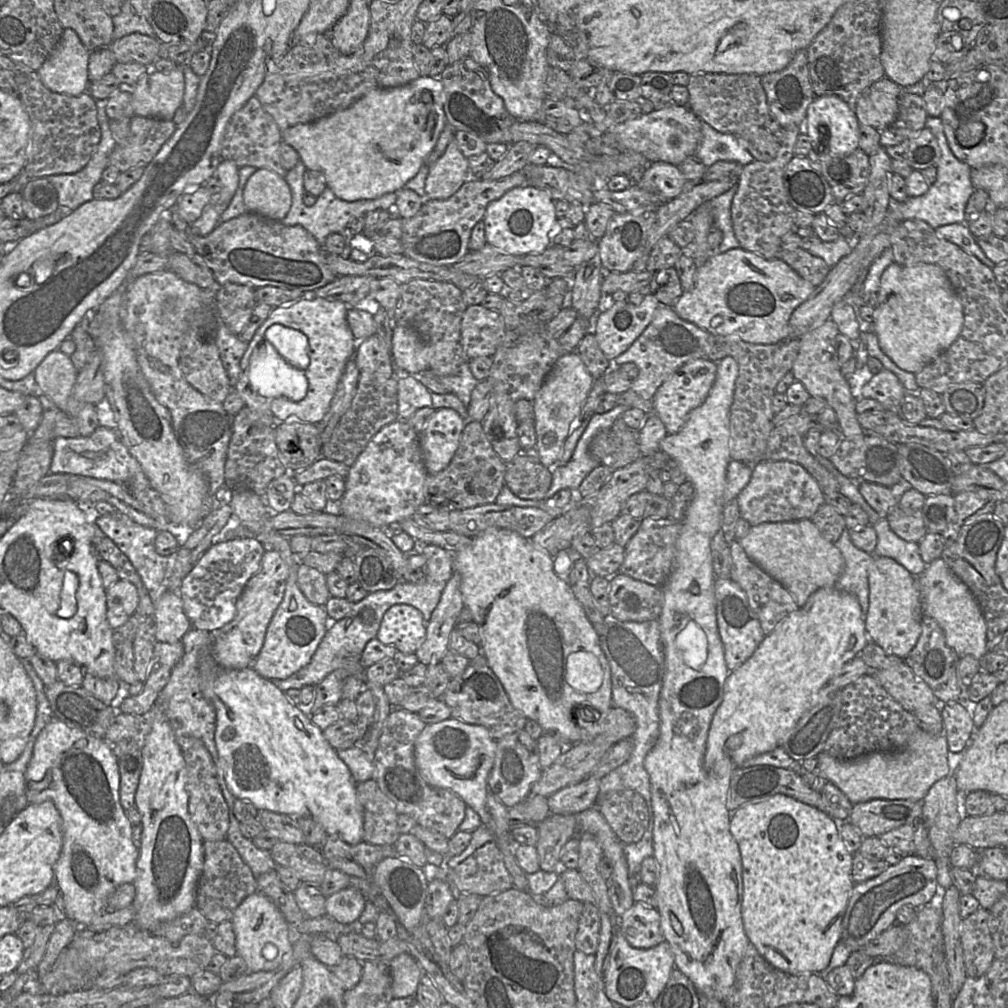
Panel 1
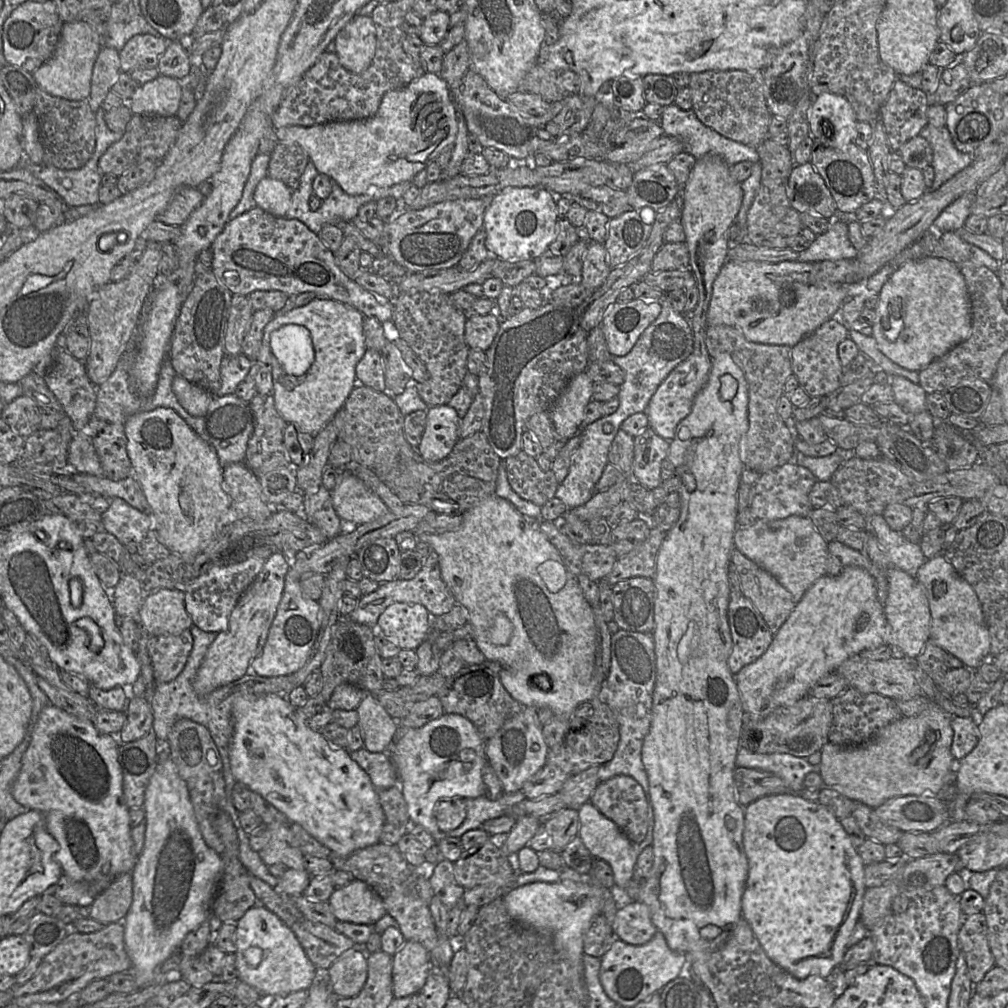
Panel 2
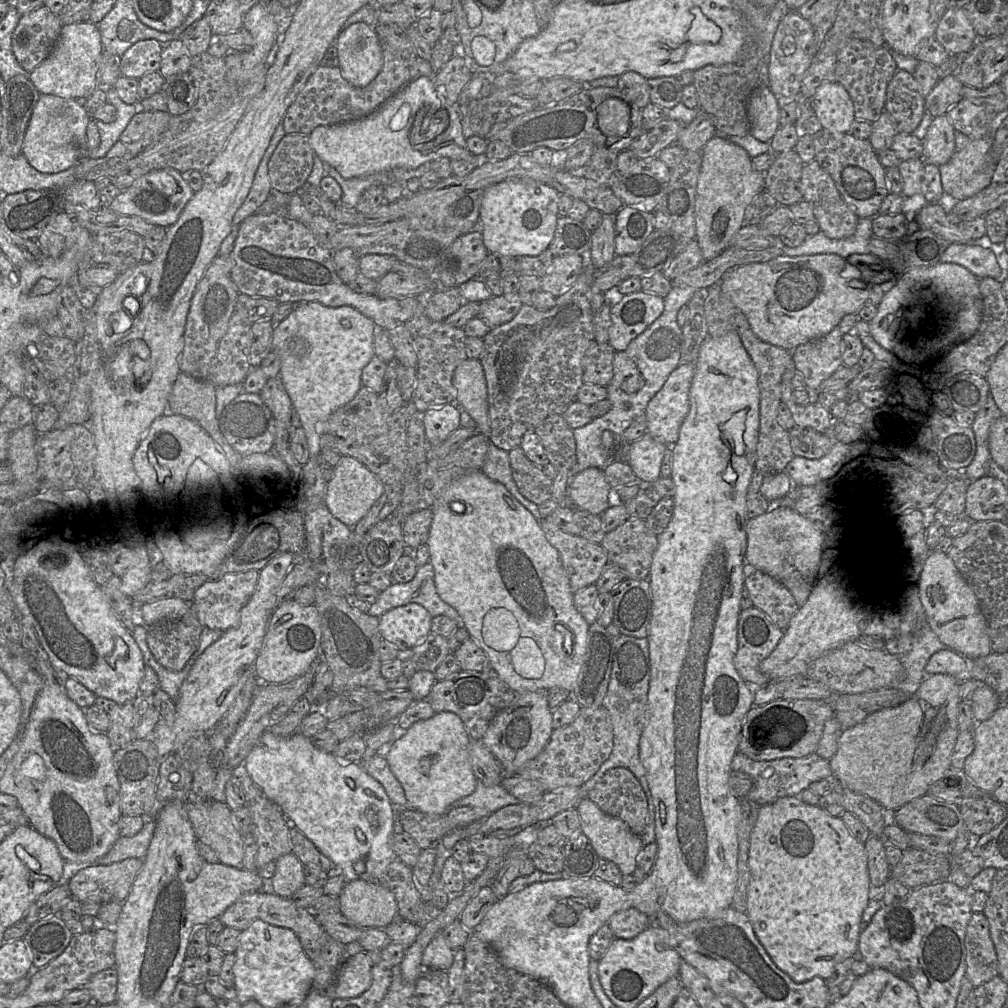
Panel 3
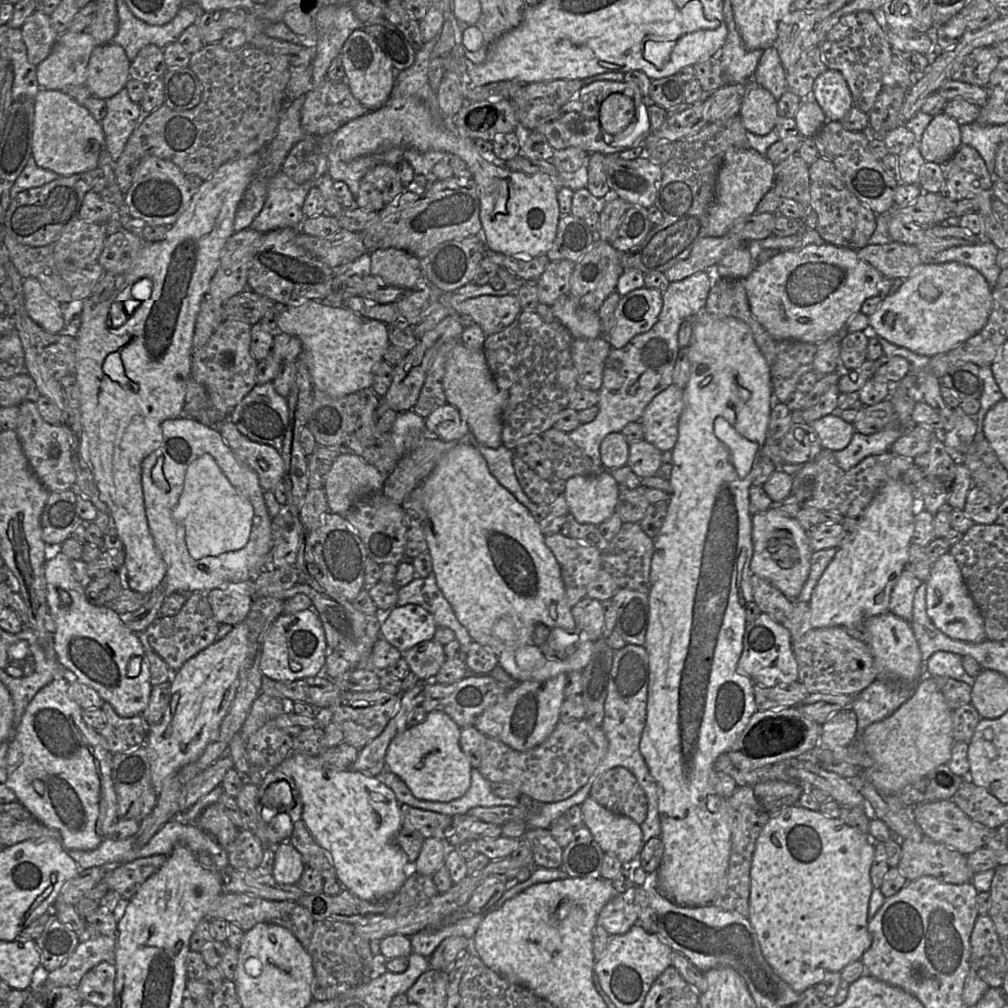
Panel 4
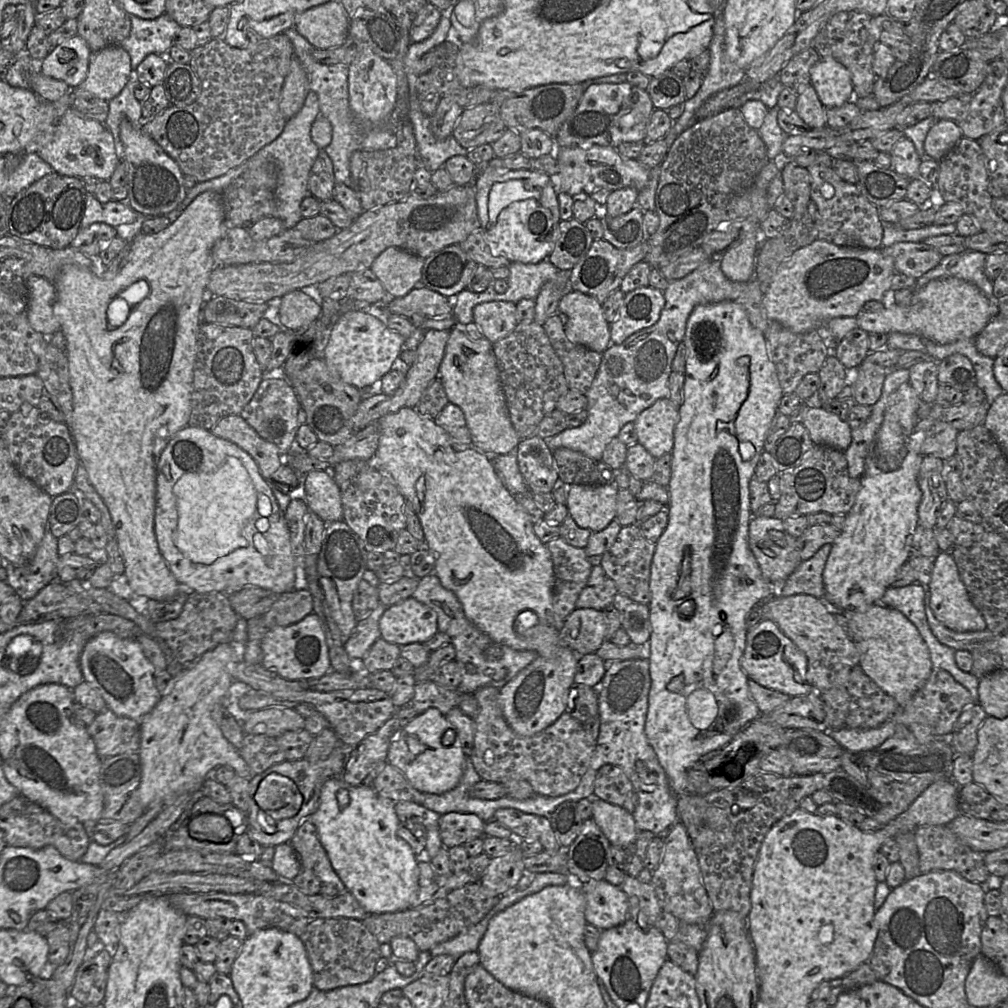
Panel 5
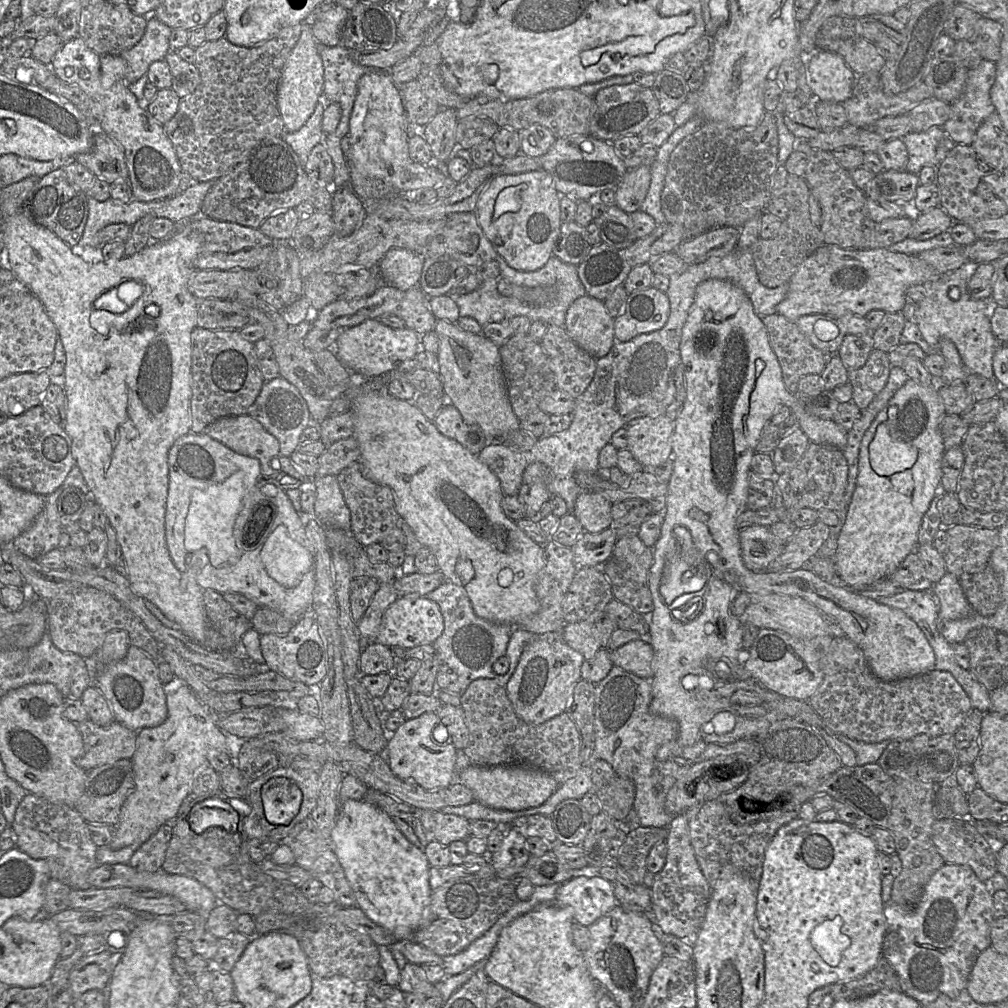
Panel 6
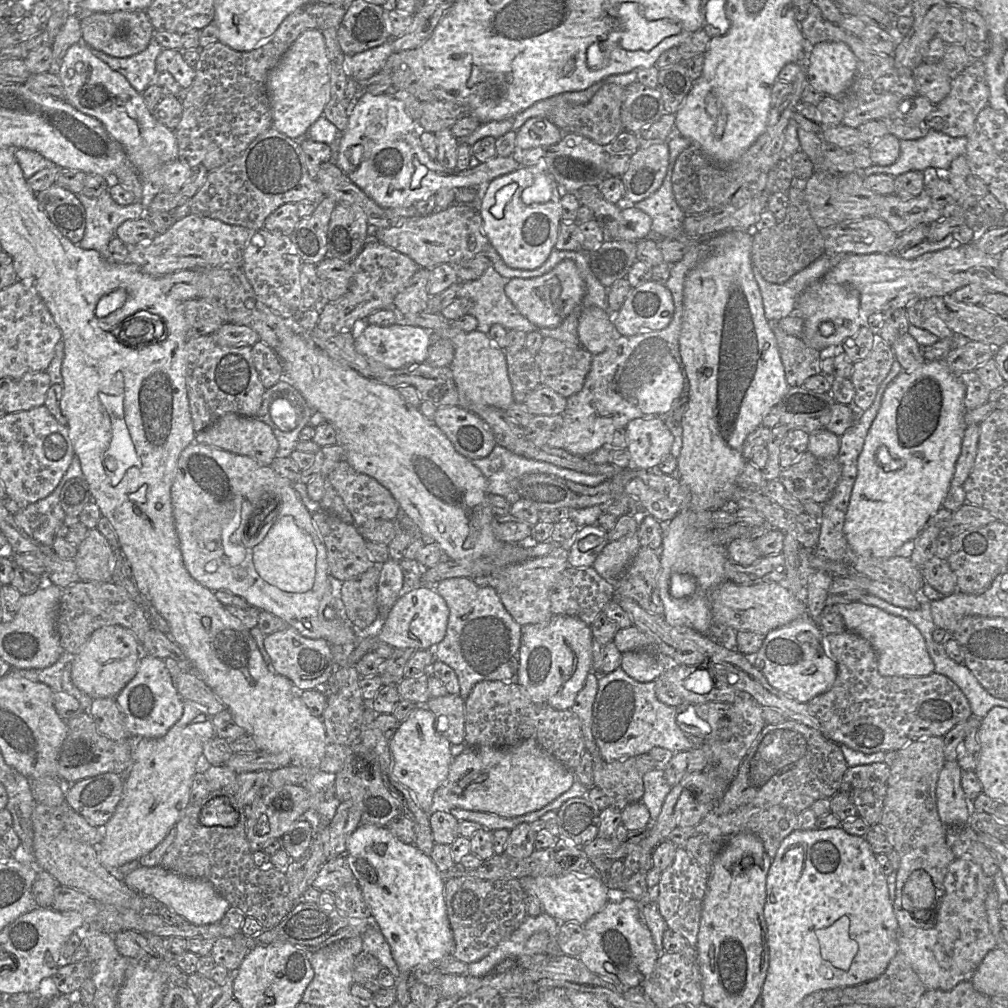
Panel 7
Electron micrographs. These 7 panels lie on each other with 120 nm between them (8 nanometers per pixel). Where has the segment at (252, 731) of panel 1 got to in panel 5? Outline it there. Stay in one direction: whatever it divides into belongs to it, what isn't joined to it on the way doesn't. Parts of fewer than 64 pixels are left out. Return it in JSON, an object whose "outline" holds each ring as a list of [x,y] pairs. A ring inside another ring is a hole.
{"outline":[[[331,777],[327,779],[321,787],[318,807],[317,810],[310,816],[310,820],[316,827],[319,840],[329,857],[333,869],[344,883],[347,891],[350,892],[355,897],[355,899],[367,913],[382,914],[382,913],[400,912],[410,909],[412,906],[415,906],[415,898],[419,888],[418,857],[415,855],[411,846],[398,835],[398,826],[400,820],[396,815],[395,802],[393,800],[380,795],[372,786],[352,787],[348,786],[341,779],[341,777]],[[343,789],[347,789],[349,802],[347,806],[341,807],[338,803],[337,794],[338,791]]]}

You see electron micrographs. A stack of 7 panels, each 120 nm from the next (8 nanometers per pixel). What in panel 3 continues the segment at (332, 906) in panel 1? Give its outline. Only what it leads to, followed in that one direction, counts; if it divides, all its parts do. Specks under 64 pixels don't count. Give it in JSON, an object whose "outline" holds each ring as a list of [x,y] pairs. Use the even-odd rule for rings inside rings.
{"outline":[[[346,882],[338,899],[340,913],[363,928],[385,928],[398,915],[394,894],[378,882]]]}

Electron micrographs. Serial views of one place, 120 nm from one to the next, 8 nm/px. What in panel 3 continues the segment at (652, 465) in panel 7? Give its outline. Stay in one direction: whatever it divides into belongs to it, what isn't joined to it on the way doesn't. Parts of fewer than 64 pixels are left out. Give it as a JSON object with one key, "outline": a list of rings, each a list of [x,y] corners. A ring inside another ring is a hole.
{"outline":[[[680,363],[647,405],[647,432],[664,444],[675,444],[678,440],[680,427],[690,409],[689,394],[694,373],[695,363]]]}

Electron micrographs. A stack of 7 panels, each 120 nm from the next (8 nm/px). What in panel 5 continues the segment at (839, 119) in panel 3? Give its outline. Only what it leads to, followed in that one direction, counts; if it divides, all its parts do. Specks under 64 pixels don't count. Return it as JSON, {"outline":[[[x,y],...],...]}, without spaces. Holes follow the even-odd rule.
{"outline":[[[821,58],[811,67],[810,84],[826,108],[838,108],[854,97],[850,72],[833,58]]]}

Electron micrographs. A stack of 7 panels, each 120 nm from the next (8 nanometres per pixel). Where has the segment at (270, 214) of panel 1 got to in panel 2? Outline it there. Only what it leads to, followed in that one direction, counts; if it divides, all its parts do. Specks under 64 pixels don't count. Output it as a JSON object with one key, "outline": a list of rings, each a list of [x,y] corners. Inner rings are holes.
{"outline":[[[266,176],[254,190],[257,207],[276,216],[284,217],[291,203],[292,190],[280,180]]]}

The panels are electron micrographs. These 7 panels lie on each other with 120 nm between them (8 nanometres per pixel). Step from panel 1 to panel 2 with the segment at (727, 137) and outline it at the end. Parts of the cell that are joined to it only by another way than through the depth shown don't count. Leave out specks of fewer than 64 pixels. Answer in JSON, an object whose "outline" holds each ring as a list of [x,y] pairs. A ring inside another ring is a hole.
{"outline":[[[673,103],[664,108],[659,122],[664,130],[664,134],[680,139],[684,144],[683,152],[690,153],[696,158],[696,160],[705,155],[712,154],[720,157],[728,165],[733,165],[743,161],[749,161],[753,164],[759,162],[759,155],[756,148],[744,145],[720,135],[713,129],[704,125],[692,109],[682,110]]]}

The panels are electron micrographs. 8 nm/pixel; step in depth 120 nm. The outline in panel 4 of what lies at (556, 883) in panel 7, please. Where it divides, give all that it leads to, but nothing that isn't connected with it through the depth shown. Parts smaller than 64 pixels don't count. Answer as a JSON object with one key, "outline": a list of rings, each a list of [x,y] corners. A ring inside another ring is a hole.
{"outline":[[[633,888],[612,898],[600,911],[597,925],[611,935],[627,933],[638,921],[640,906],[633,902]]]}

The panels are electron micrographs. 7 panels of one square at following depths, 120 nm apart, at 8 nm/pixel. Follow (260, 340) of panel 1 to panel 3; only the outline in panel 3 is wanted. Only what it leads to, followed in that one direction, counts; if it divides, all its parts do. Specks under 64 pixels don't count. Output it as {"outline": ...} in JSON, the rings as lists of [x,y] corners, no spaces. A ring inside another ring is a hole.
{"outline":[[[317,301],[299,303],[298,307],[273,328],[272,352],[281,359],[279,377],[287,391],[294,410],[294,417],[305,431],[309,459],[321,456],[321,435],[323,423],[338,408],[351,401],[362,386],[363,368],[374,357],[375,323],[351,306],[329,307]],[[293,339],[302,339],[307,343],[305,353],[295,354]]]}

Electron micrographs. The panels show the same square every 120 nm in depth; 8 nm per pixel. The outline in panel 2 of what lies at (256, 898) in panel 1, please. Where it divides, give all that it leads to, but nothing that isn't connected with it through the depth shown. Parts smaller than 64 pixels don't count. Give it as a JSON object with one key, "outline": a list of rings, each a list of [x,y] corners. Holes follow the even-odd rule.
{"outline":[[[258,903],[235,925],[237,978],[268,999],[308,990],[315,981],[317,968],[308,959],[294,932],[274,913]]]}

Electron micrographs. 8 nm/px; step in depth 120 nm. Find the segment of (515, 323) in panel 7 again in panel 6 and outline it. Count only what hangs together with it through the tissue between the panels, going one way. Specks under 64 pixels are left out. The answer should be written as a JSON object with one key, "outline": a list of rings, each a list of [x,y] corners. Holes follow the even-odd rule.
{"outline":[[[501,278],[485,279],[475,291],[453,297],[459,307],[459,316],[475,319],[482,329],[488,323],[499,322],[504,318],[511,320],[515,316],[526,316],[535,321],[538,318],[537,310],[519,307],[499,293],[497,284]],[[495,293],[505,299],[497,299]]]}

